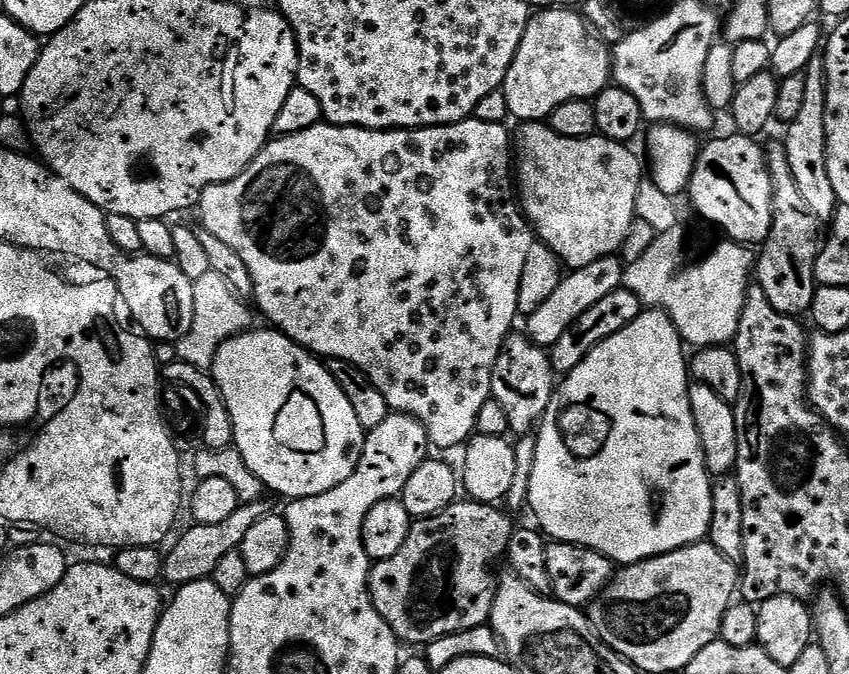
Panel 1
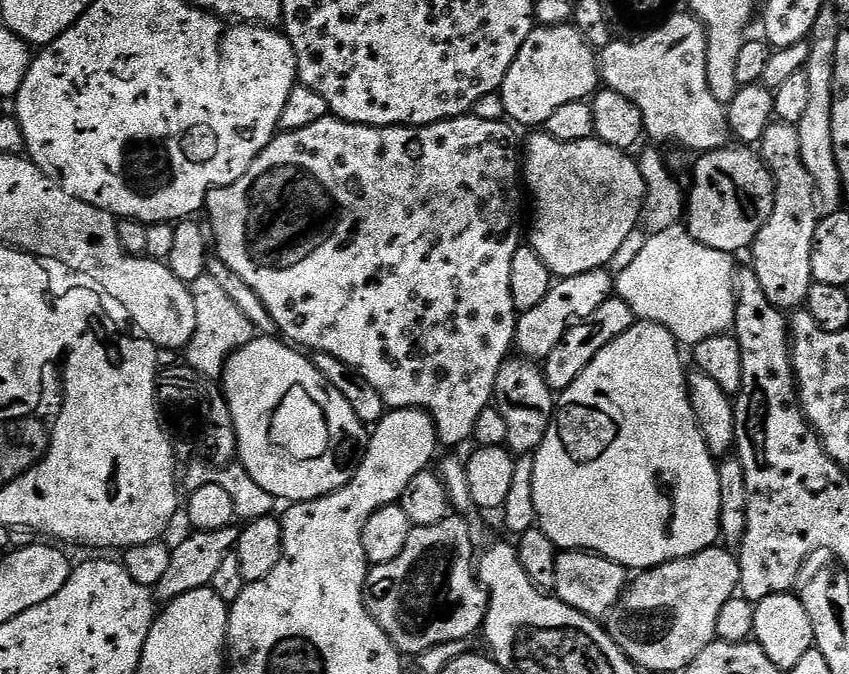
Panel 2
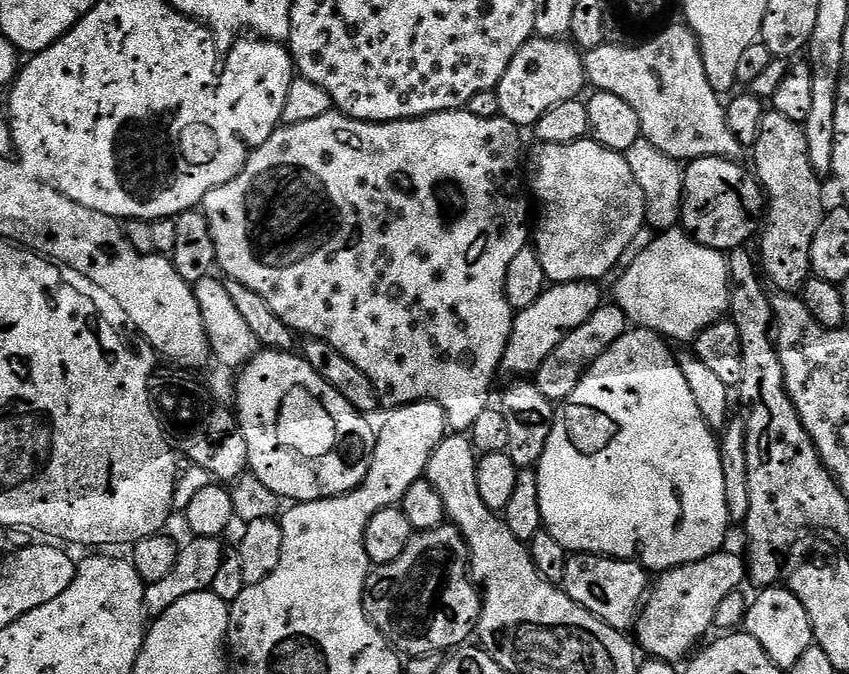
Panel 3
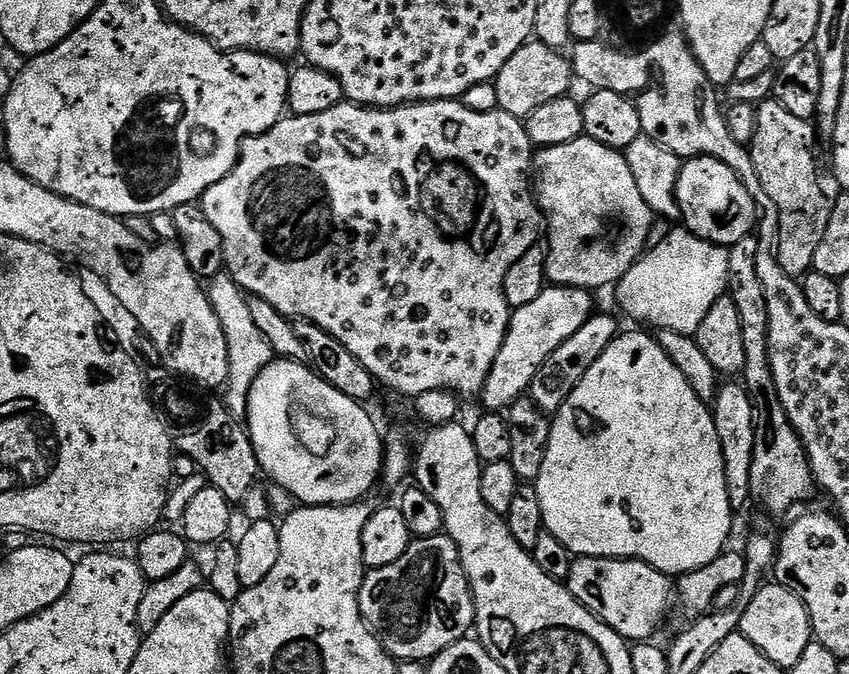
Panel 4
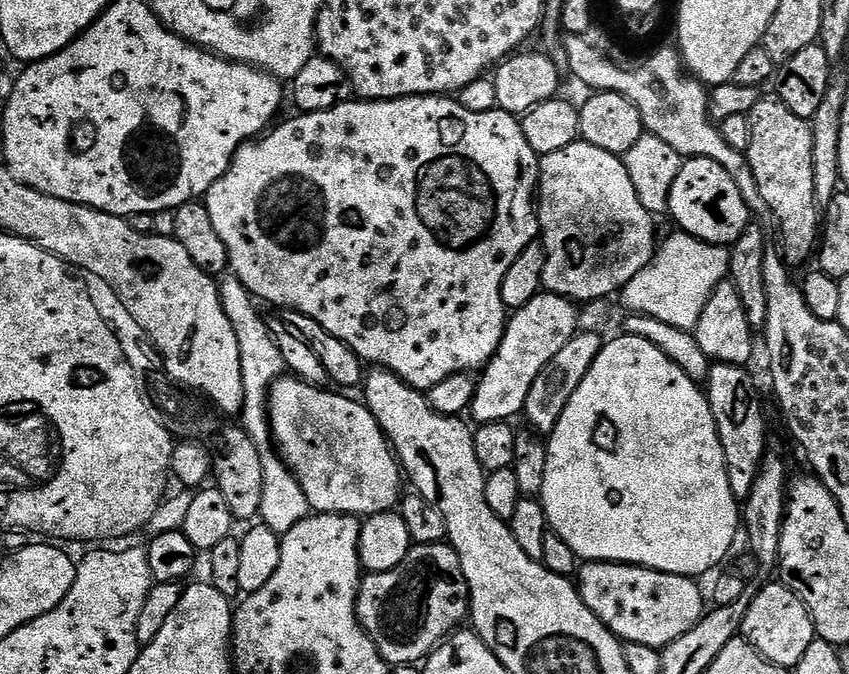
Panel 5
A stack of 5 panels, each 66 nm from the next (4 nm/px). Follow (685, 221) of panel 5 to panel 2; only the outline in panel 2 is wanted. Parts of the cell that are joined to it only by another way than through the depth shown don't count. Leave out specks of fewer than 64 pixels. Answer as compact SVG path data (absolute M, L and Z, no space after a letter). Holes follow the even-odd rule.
M725 146L705 152L692 172L692 192L686 196L686 227L698 242L714 250L737 254L751 249L776 201L772 173L751 147Z

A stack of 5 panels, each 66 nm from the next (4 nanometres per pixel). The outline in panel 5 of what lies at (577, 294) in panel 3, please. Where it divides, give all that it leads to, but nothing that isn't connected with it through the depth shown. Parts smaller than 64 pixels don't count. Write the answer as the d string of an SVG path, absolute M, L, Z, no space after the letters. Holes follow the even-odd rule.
M545 291L526 306L511 313L504 329L504 337L498 350L492 355L476 385L470 415L477 425L493 424L499 420L508 422L511 416L520 416L524 410L530 386L538 378L543 367L551 361L562 346L578 332L578 308L564 296Z

